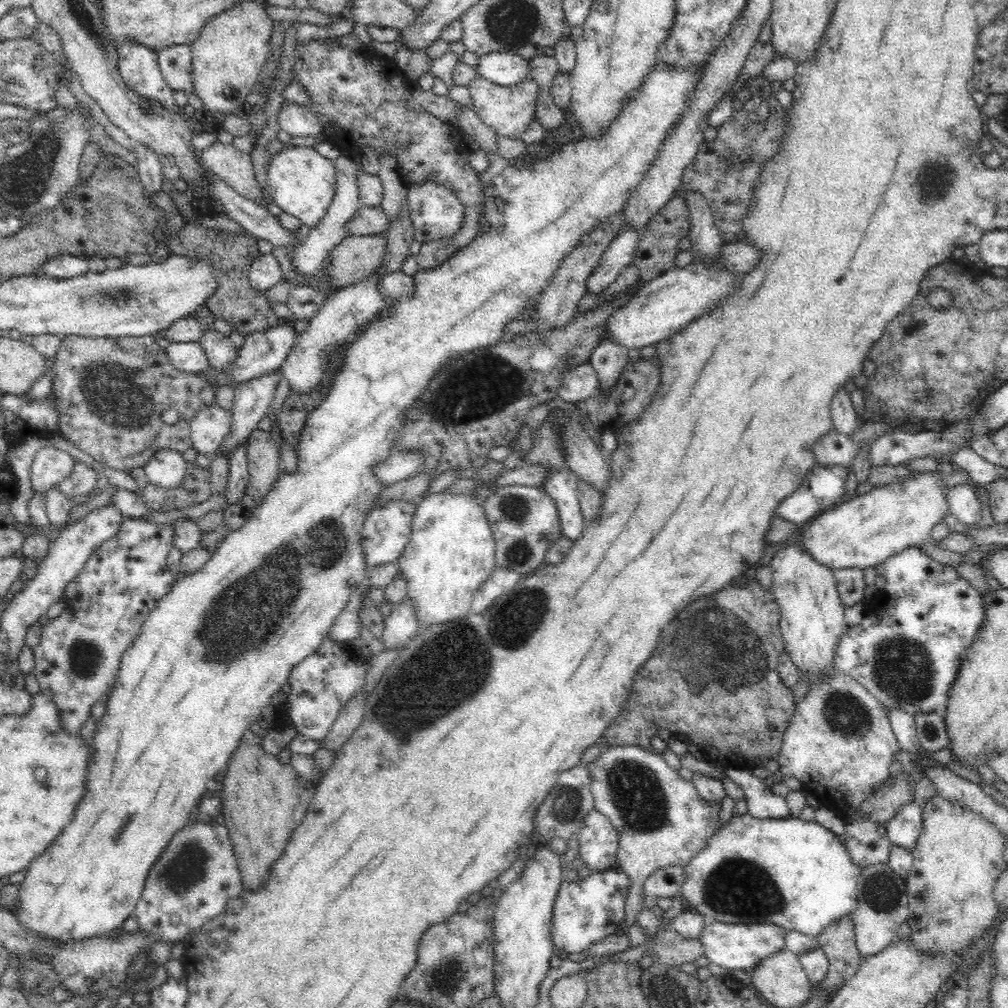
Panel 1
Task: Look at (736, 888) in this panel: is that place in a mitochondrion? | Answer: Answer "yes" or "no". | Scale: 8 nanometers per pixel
yes

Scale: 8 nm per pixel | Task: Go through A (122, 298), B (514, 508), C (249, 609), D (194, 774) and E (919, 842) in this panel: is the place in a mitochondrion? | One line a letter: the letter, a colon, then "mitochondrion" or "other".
A: mitochondrion
B: mitochondrion
C: mitochondrion
D: other
E: other

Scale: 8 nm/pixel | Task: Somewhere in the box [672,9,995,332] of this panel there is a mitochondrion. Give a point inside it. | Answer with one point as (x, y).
(934, 180)

